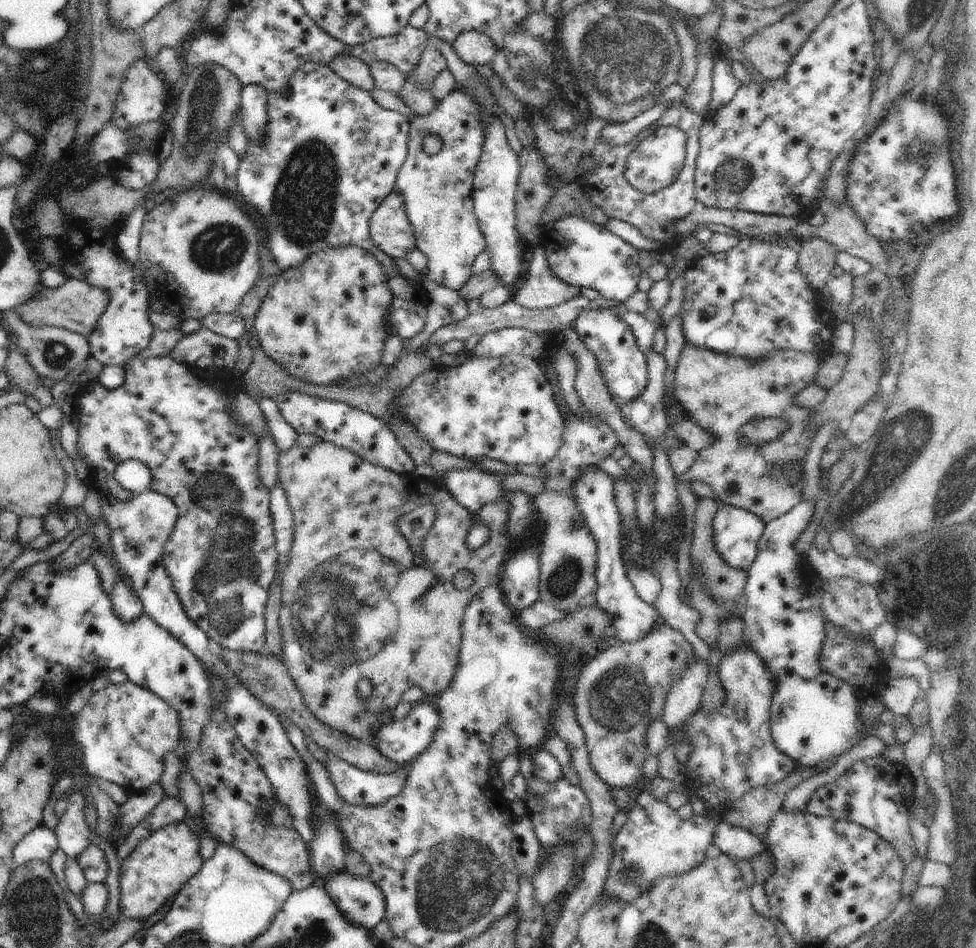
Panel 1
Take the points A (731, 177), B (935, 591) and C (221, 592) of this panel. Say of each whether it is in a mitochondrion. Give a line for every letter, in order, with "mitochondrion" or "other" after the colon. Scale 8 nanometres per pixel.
A: mitochondrion
B: mitochondrion
C: mitochondrion

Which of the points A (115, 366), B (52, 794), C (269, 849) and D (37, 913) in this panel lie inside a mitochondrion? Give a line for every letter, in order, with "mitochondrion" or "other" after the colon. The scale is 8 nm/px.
A: other
B: other
C: mitochondrion
D: mitochondrion

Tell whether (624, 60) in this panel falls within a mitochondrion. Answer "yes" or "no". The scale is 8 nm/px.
yes

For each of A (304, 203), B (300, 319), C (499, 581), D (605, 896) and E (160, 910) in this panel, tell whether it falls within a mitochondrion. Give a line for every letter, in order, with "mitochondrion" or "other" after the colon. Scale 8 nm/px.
A: mitochondrion
B: other
C: other
D: other
E: other

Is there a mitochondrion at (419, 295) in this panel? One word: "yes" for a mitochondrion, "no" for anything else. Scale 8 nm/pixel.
no

